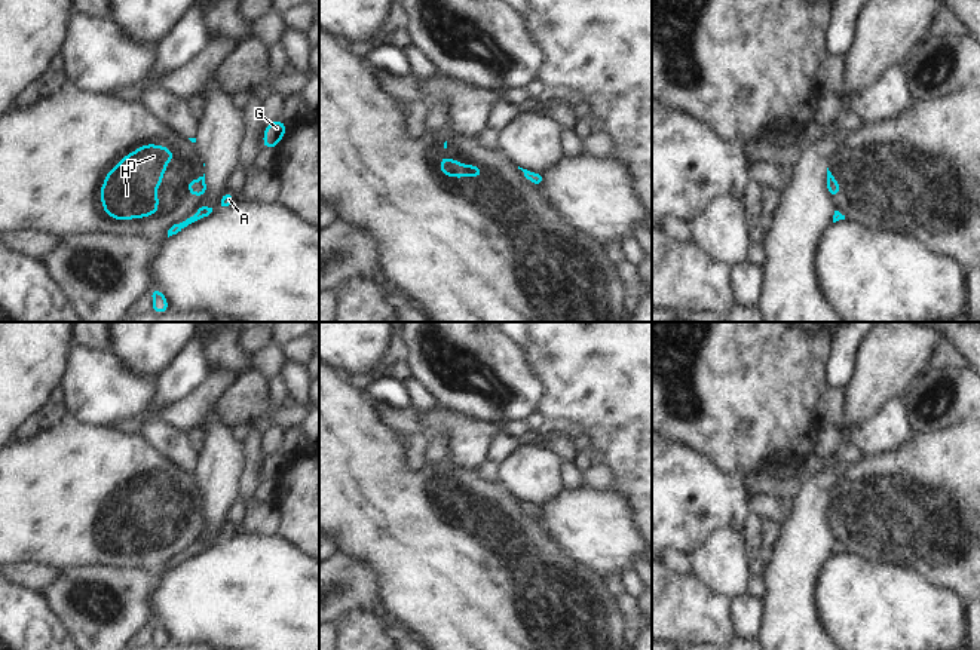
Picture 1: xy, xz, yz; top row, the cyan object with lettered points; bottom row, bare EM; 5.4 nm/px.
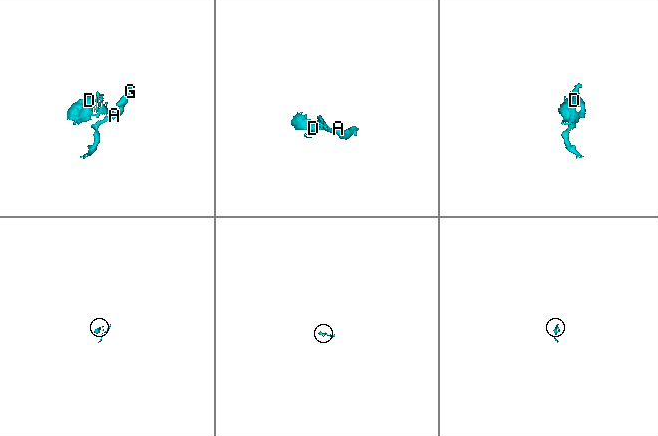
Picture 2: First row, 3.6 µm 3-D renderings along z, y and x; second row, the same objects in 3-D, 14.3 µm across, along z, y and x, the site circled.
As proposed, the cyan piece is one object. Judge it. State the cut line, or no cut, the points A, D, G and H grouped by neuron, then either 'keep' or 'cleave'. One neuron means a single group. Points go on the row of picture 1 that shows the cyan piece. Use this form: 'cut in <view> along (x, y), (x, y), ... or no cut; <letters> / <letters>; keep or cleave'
cut in xy along (198, 220), (189, 218), (184, 223), (178, 223), (168, 233); A G / D H; cleave

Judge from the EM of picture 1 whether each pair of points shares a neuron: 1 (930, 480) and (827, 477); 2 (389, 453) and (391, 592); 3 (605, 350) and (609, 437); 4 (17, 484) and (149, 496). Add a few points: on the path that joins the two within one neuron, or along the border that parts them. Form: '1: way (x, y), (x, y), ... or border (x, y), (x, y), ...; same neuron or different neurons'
1: border (845, 466), (838, 474), (830, 490), (826, 511); different neurons
2: way (389, 487), (391, 558); same neuron
3: way (609, 371), (609, 416); same neuron
4: way (49, 494), (116, 496); same neuron

